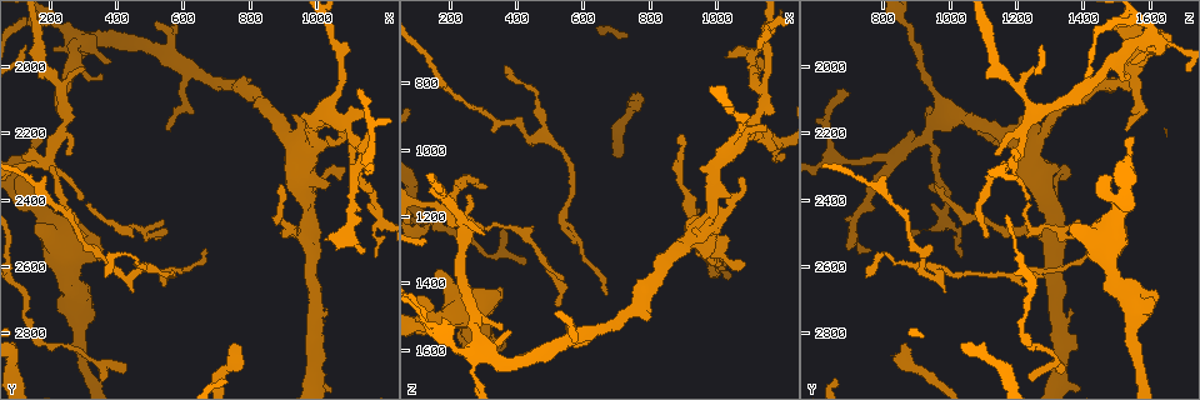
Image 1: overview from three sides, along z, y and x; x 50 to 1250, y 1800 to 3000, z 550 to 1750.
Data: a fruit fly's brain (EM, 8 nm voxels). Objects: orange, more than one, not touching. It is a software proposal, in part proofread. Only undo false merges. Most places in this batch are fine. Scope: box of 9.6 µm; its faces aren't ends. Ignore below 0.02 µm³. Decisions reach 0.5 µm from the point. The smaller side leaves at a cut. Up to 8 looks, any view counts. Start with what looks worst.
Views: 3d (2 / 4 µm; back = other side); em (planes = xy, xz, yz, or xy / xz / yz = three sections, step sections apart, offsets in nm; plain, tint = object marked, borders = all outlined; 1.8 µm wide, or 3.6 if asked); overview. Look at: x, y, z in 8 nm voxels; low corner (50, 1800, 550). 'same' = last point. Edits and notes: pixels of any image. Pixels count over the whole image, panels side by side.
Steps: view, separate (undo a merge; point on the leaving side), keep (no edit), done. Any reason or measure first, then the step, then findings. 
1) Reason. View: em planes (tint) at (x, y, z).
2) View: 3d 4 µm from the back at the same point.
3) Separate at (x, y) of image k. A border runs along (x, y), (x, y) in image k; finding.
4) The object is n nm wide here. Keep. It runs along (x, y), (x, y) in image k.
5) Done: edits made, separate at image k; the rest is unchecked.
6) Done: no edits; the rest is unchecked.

Sharp bend. View: em planes (tint) at (580, 1980, 1570).

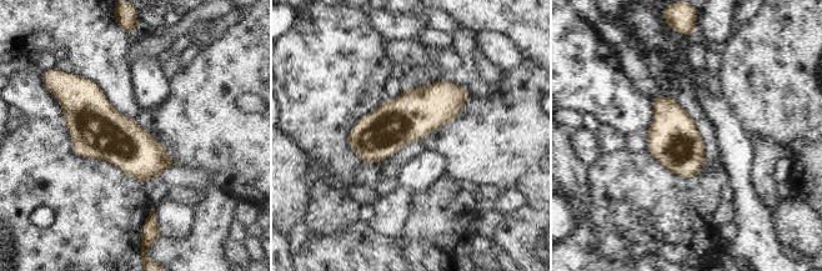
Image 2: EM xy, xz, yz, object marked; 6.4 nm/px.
Keep. Continuous, no second neuron.

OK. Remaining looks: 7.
Three-way junction. View: 3d 4 µm at (1100, 2210, 930).

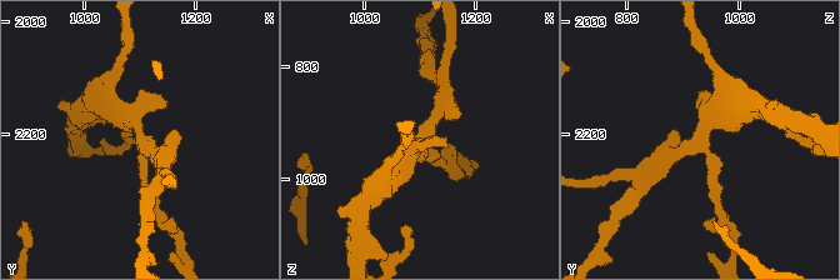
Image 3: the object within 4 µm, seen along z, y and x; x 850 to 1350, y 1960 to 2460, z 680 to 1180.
Shape alone is not enough. View: em yz step 16 (tint) at (1105, 2205, 930).

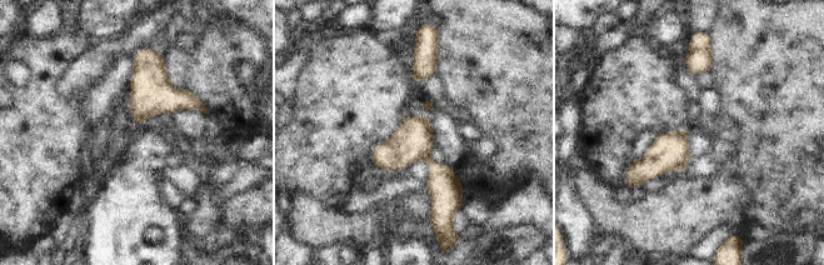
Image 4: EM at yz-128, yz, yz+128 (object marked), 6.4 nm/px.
View: em xz step 8 (tint) at the same point.

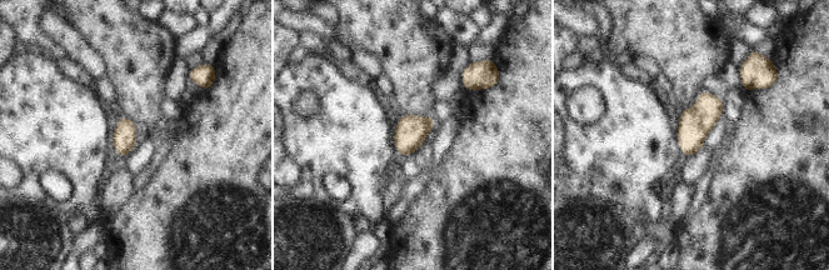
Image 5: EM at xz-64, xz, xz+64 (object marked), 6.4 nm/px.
Keep. One neuron here.

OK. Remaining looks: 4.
Three-way junction. View: 3d 4 µm at (190, 2280, 1200).

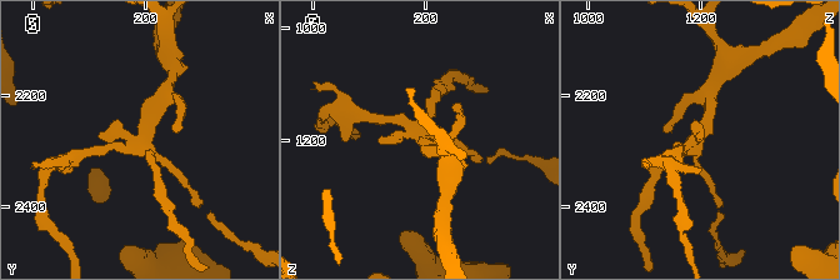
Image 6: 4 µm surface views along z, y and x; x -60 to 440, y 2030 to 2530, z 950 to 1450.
Shape alone is not enough. View: em planes (plain) at (190, 2280, 1195).

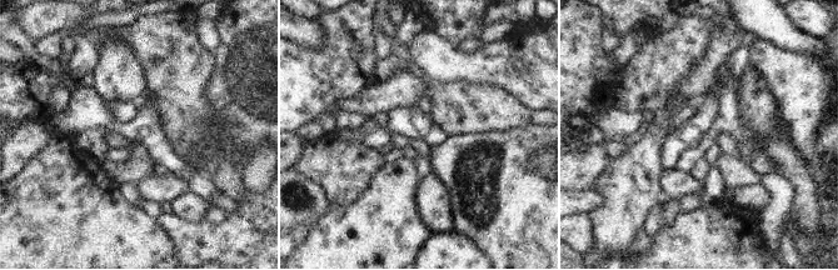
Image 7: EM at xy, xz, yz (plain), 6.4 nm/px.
View: em planes (tint) at the same point.

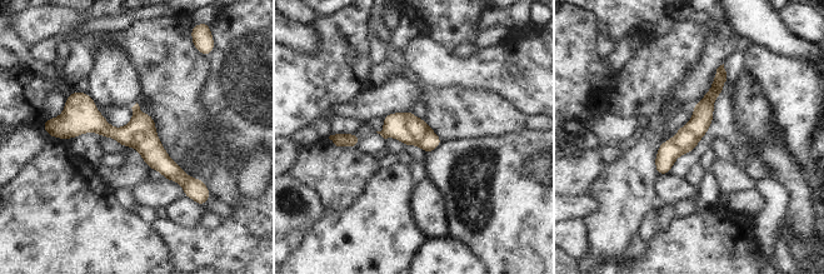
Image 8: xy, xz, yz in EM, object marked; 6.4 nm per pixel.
Keep. It runs along (59, 129), (135, 135), (193, 180) in image 8; continuous, no second neuron.

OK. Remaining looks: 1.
Done: no edits; the rest is unchecked.

